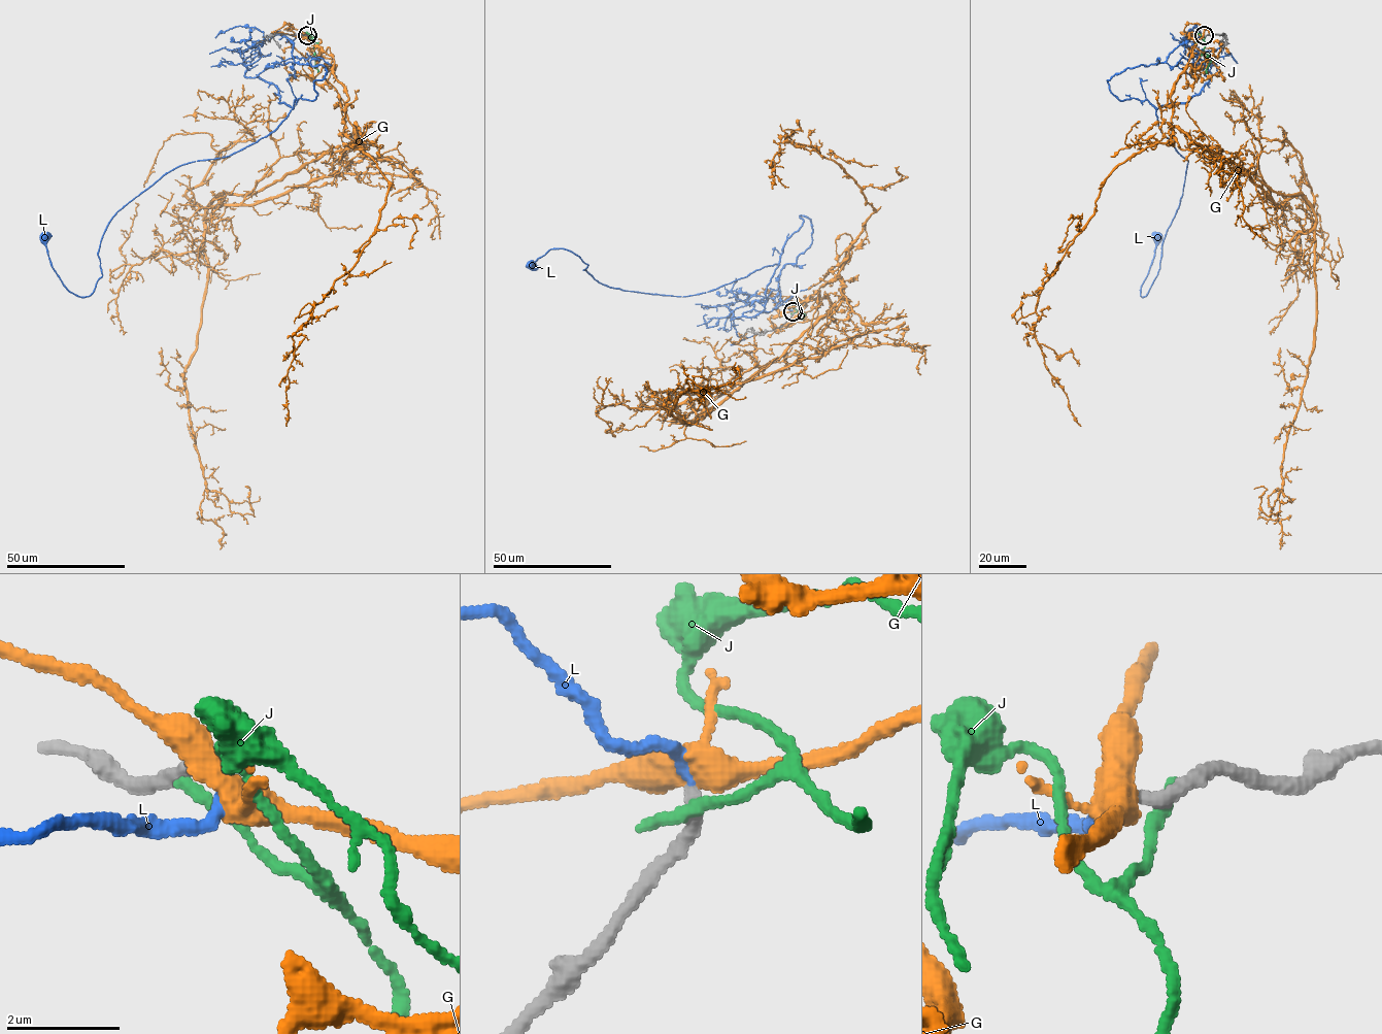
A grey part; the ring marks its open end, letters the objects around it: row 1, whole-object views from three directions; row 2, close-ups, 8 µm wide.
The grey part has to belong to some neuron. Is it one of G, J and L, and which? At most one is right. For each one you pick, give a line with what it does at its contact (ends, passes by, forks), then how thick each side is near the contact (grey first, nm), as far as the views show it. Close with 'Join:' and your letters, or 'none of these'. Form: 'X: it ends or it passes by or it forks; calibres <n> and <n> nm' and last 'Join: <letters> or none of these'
L: it ends; calibres 280 and 200 nm
Join: L

